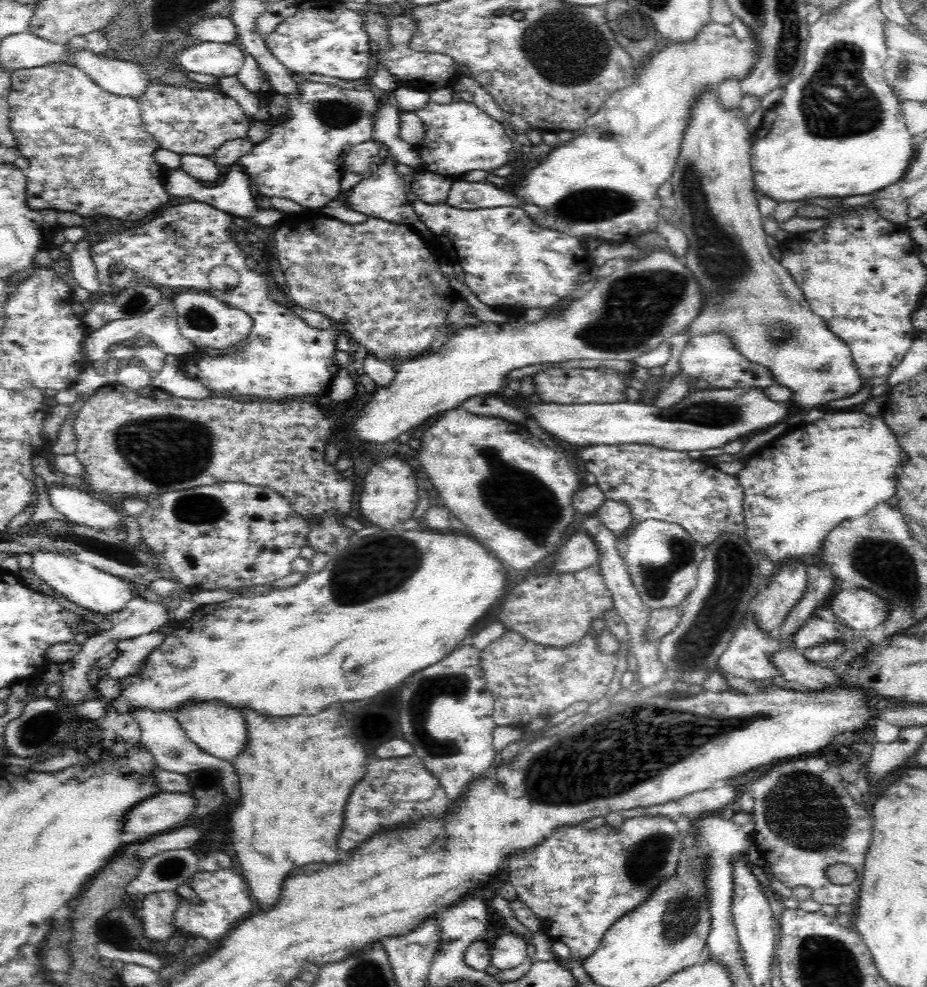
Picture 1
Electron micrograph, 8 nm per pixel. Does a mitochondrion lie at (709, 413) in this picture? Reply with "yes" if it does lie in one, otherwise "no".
yes

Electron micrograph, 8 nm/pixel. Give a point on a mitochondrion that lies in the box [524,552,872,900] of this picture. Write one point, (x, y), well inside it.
(803, 809)

